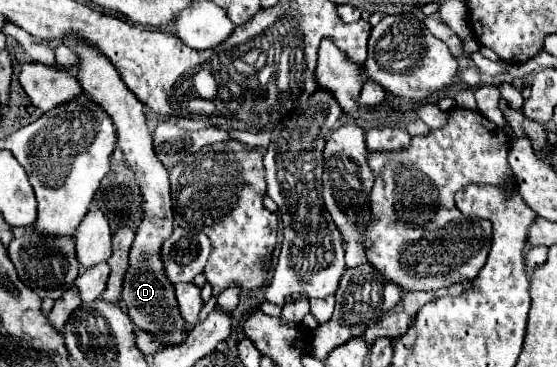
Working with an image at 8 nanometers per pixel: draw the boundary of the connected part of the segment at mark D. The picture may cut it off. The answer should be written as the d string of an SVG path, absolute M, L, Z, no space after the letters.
M76 37L64 39L64 45L74 49L80 55L78 61L78 83L110 117L114 117L114 123L118 125L118 147L122 149L128 165L134 171L136 183L140 187L142 195L142 223L136 229L136 239L130 249L130 267L124 275L122 283L122 305L126 307L132 323L136 329L150 333L154 339L162 341L164 345L178 345L186 339L188 329L184 323L184 317L180 315L176 291L174 285L168 281L164 263L162 263L162 243L172 235L174 229L174 211L172 211L172 199L170 199L170 181L166 167L158 161L154 155L152 135L146 125L144 105L134 97L134 93L124 85L118 71L98 53L98 49L78 41Z

